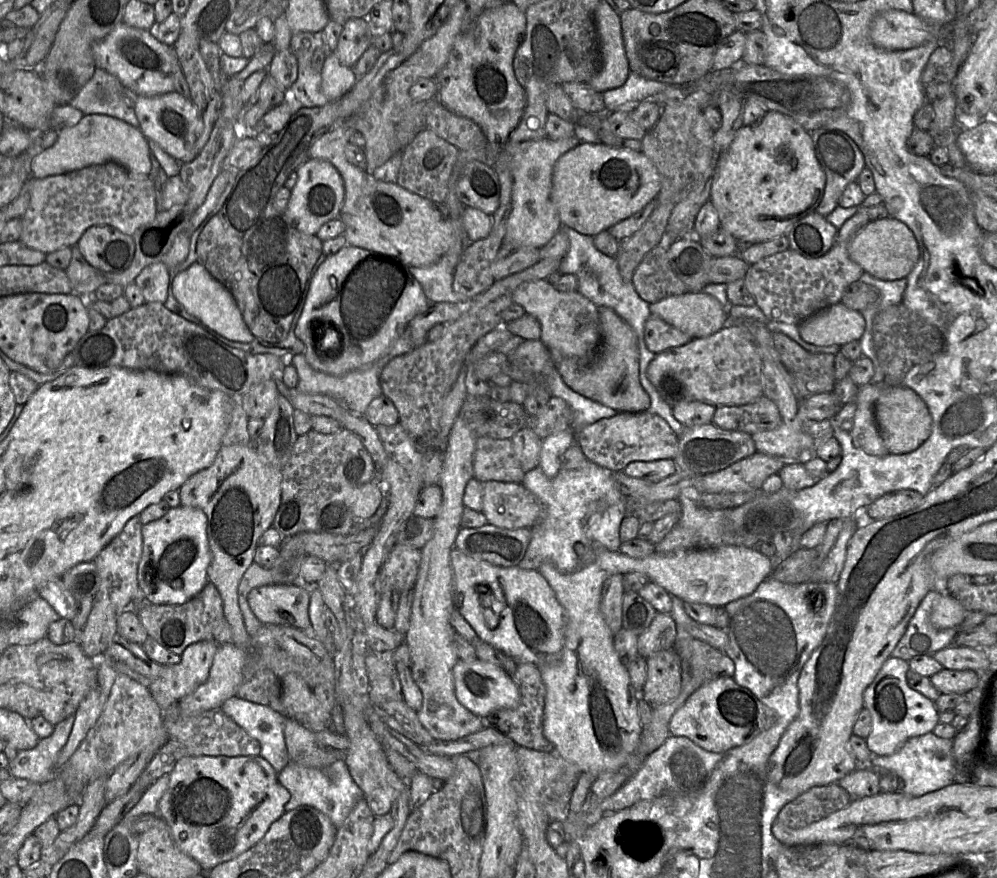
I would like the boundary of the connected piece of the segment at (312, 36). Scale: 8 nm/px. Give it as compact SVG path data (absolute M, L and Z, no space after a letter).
M323 31L292 33L289 50L298 60L297 78L285 92L285 98L304 107L322 107L329 103L321 91L321 73L311 66L313 51L305 50L301 40L324 45Z

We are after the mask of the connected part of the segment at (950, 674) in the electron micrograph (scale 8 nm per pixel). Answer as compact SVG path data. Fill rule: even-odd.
M942 669L929 677L933 686L941 694L966 694L976 688L980 681L979 673L973 670Z

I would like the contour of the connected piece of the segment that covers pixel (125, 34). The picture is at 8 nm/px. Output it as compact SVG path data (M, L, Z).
M123 21L104 39L92 45L92 57L96 68L115 76L138 96L157 96L176 92L173 79L176 50L158 40L155 33L156 30L134 28Z

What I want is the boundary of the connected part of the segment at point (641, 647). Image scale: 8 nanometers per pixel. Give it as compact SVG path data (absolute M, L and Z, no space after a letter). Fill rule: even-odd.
M657 612L651 624L638 636L638 655L648 658L652 654L674 646L676 622L669 613Z

